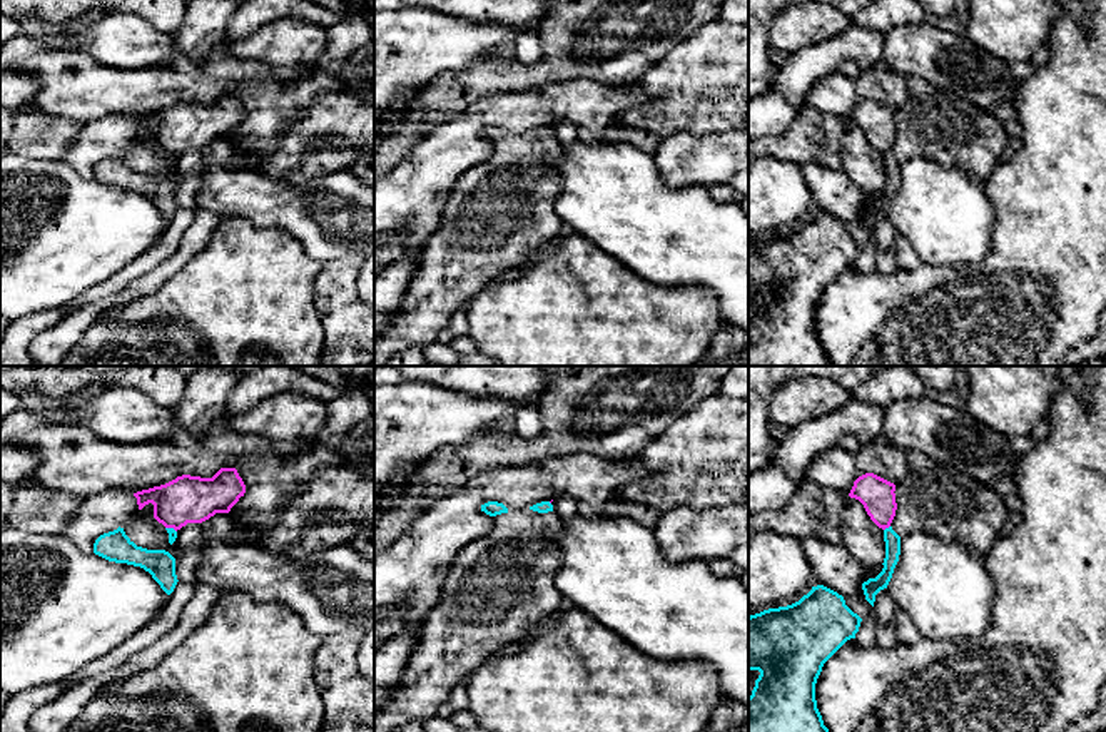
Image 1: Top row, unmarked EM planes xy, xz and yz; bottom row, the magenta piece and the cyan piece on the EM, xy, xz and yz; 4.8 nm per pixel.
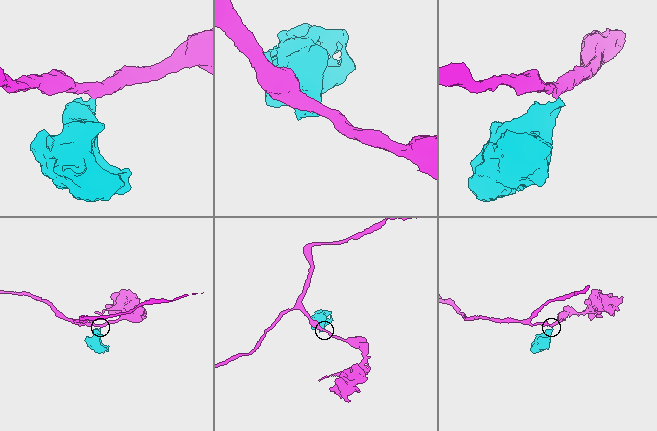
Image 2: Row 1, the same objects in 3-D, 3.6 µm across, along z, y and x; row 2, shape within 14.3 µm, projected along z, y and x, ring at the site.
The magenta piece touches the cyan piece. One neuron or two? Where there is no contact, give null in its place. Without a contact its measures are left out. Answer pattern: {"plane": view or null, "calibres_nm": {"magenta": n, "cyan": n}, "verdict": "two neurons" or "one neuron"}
{"plane": "yz", "calibres_nm": {"magenta": 160, "cyan": 80}, "verdict": "two neurons"}

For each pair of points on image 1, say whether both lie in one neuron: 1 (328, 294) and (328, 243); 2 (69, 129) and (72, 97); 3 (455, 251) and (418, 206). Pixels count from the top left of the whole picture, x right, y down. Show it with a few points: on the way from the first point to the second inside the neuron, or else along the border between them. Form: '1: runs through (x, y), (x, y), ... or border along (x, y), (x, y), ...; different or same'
1: border along (356, 248), (321, 263); different
2: border along (34, 107), (62, 116), (81, 126); different
3: border along (450, 193), (441, 223), (423, 253); different

